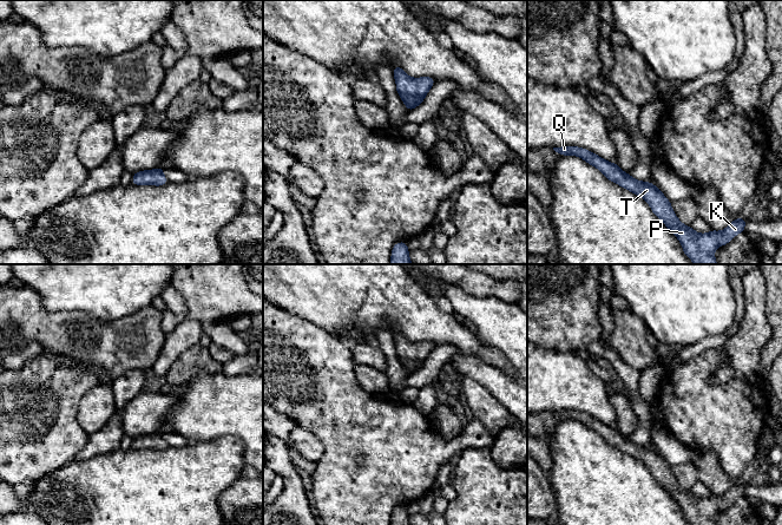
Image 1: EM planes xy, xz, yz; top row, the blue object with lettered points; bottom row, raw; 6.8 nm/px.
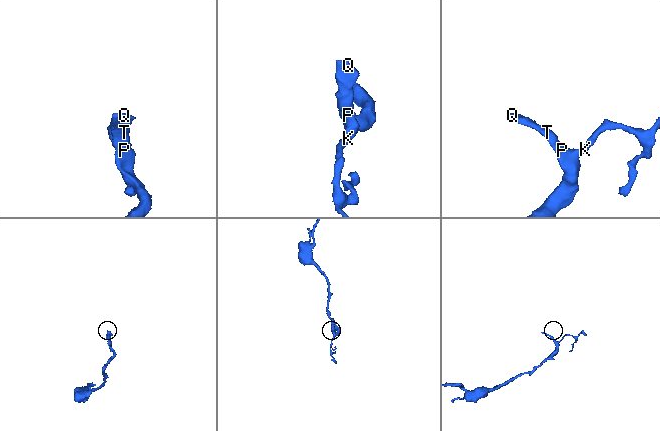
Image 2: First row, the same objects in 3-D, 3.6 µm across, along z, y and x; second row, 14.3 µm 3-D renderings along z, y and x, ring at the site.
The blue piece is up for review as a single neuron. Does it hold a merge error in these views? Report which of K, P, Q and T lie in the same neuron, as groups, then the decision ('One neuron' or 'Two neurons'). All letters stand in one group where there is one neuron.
Groups: K P Q T. One neuron

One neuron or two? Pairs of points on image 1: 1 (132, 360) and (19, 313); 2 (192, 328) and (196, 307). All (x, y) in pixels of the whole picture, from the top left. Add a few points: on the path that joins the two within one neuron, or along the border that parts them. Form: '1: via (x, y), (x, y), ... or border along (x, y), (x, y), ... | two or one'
1: via (104, 343), (47, 328) | one
2: border along (179, 321), (196, 320), (199, 323) | two

